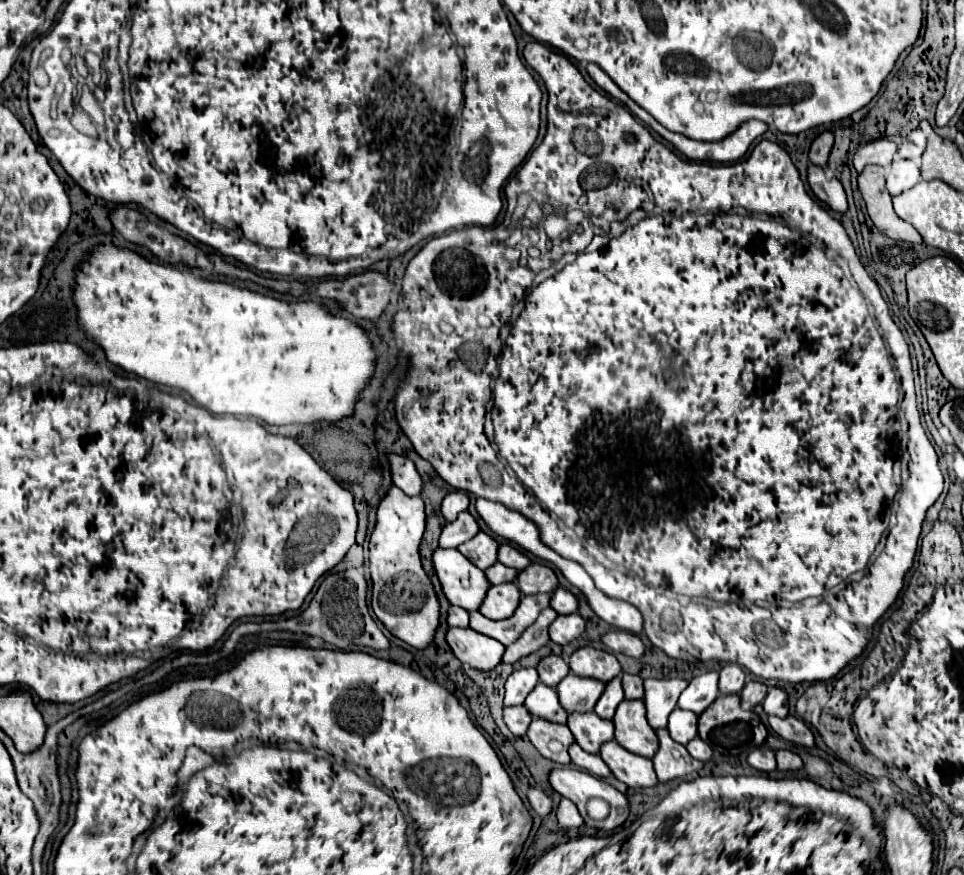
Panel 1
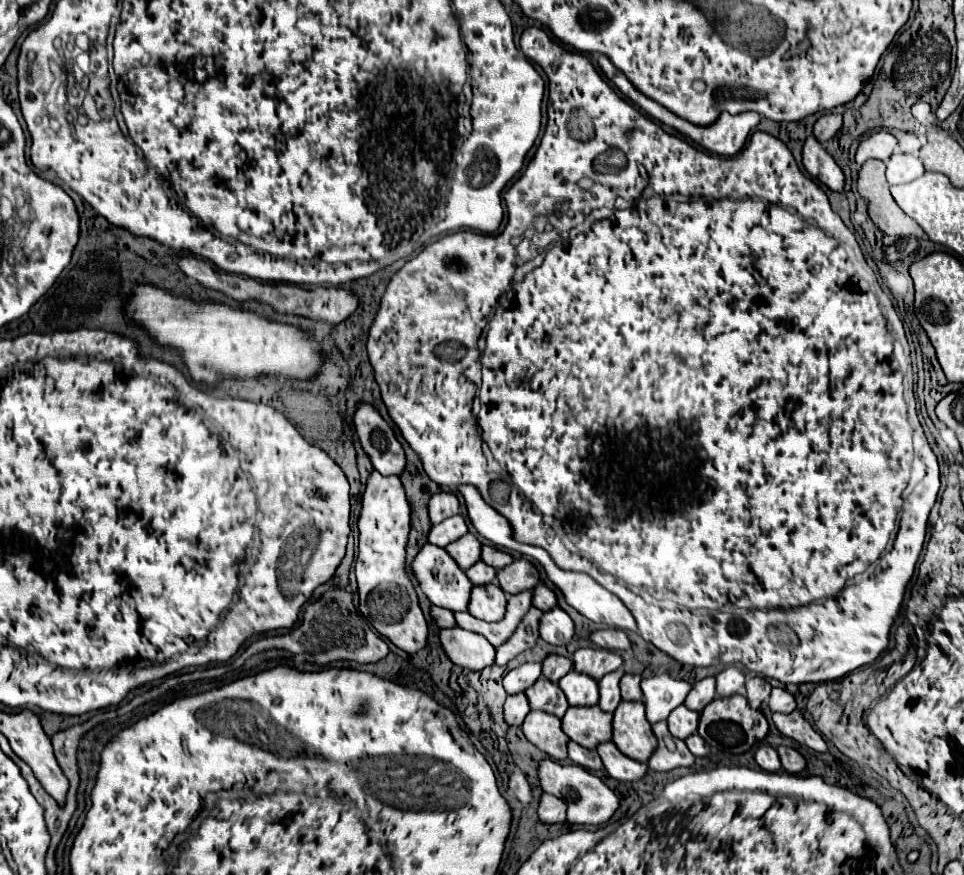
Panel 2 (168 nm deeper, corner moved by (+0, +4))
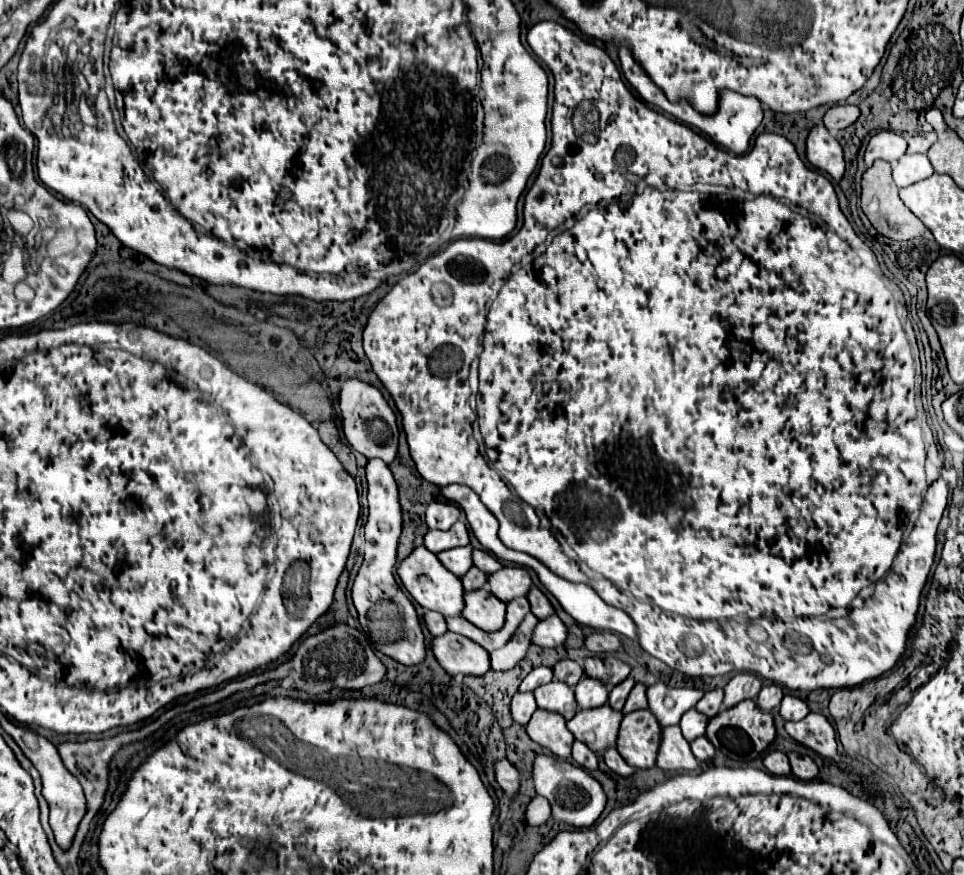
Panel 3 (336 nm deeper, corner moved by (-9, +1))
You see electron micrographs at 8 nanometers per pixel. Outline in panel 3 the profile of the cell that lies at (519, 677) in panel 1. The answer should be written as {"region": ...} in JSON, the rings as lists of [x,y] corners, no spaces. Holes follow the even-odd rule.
{"region":[[[535,667],[519,685],[519,691],[535,691],[539,685],[545,685],[553,681],[553,669],[551,667]]]}

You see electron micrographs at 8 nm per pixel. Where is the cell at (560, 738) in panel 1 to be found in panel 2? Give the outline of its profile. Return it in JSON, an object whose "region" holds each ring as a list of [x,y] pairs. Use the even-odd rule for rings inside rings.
{"region":[[[530,710],[524,724],[522,724],[524,736],[542,752],[546,752],[554,760],[566,760],[566,744],[568,736],[562,730],[560,718],[548,712],[536,712]]]}

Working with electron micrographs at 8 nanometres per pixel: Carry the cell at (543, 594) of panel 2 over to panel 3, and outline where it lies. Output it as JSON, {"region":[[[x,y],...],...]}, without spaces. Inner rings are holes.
{"region":[[[531,587],[527,599],[529,599],[529,603],[531,603],[531,611],[533,611],[533,615],[537,615],[539,619],[545,619],[545,617],[549,617],[549,615],[555,613],[551,601],[547,599],[547,595],[545,595],[541,589]]]}

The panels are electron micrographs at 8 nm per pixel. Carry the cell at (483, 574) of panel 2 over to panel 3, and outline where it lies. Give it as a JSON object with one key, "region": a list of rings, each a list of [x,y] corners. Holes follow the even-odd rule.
{"region":[[[471,567],[467,571],[467,575],[461,577],[461,581],[463,581],[463,585],[465,585],[467,591],[473,591],[473,589],[479,589],[479,587],[485,587],[487,585],[487,575],[481,569]]]}

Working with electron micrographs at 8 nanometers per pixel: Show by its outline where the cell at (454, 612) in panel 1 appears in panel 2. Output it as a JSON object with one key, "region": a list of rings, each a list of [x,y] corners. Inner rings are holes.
{"region":[[[432,606],[430,608],[430,614],[436,622],[438,628],[454,628],[456,626],[456,620],[454,620],[454,614],[446,608],[438,608],[438,606]]]}

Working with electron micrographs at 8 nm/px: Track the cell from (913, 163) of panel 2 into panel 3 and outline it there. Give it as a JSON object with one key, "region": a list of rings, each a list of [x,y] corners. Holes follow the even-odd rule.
{"region":[[[903,155],[895,165],[893,165],[893,179],[897,187],[907,187],[913,185],[917,181],[923,181],[927,177],[931,177],[933,165],[929,163],[927,155]]]}

